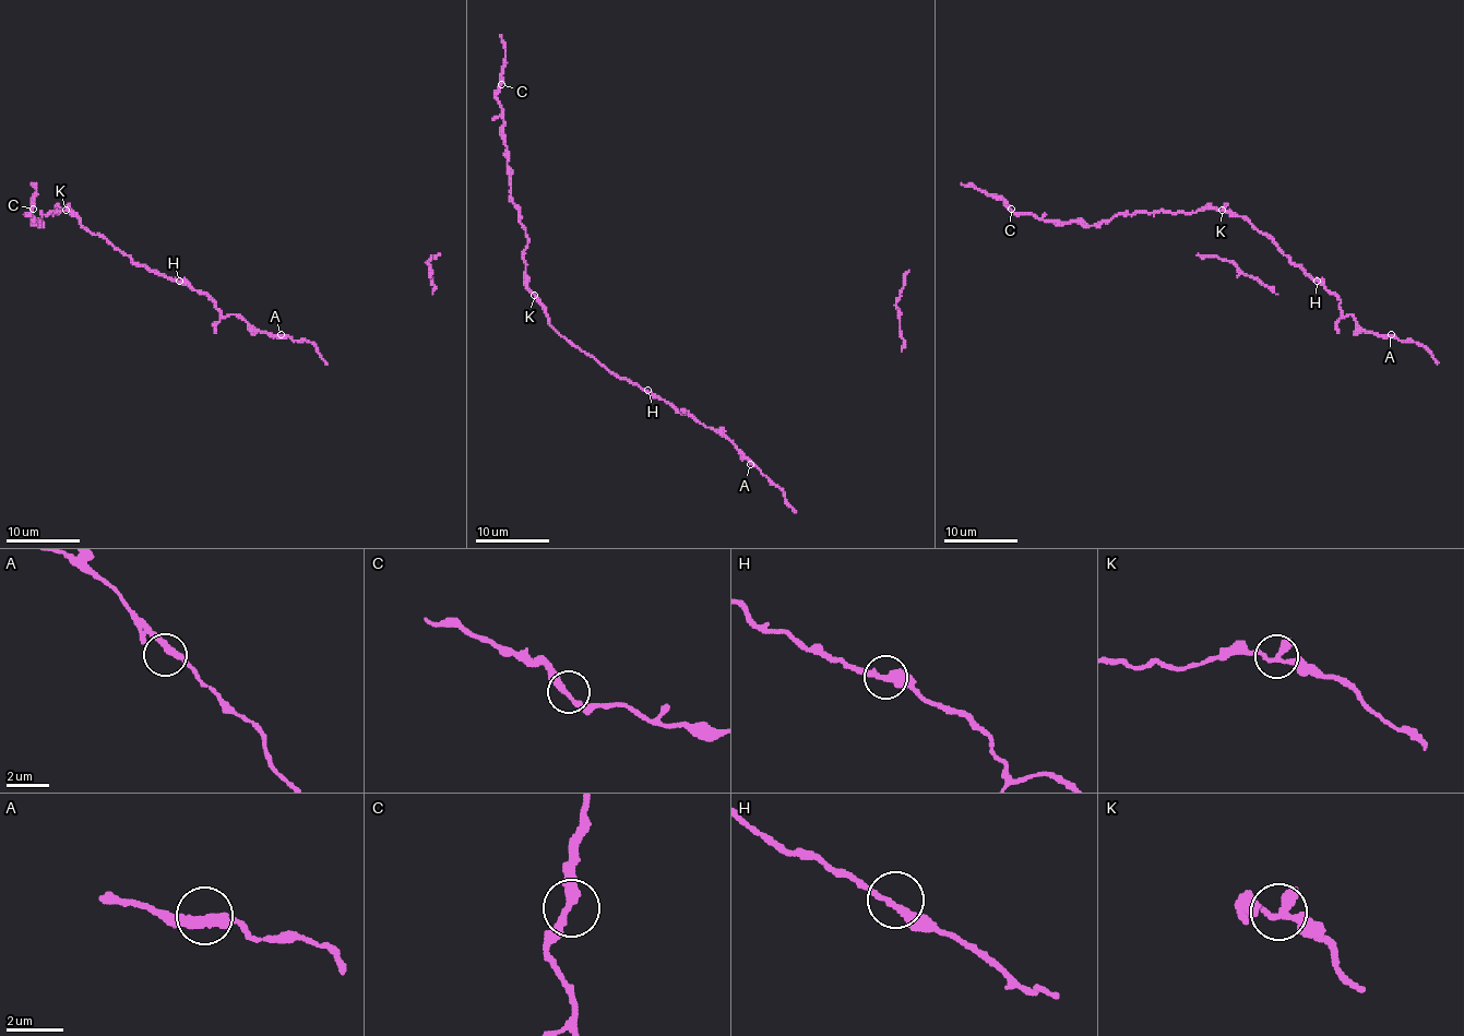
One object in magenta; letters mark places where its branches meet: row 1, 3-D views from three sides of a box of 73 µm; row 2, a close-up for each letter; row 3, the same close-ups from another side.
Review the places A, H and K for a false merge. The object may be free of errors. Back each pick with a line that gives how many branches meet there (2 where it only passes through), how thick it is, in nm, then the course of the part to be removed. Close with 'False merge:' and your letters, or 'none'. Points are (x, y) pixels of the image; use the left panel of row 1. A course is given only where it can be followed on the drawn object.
False merge: none

